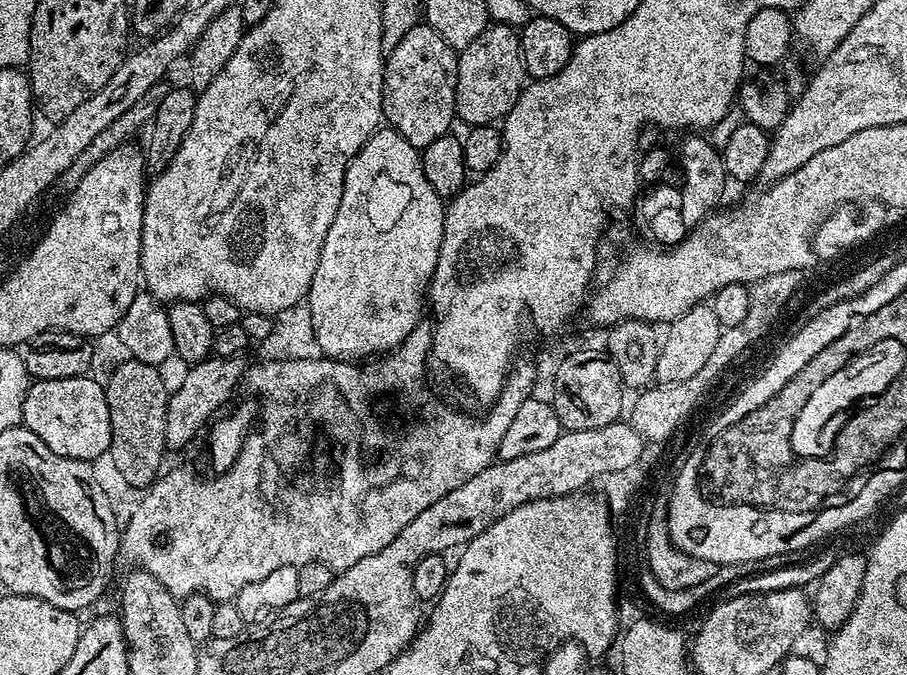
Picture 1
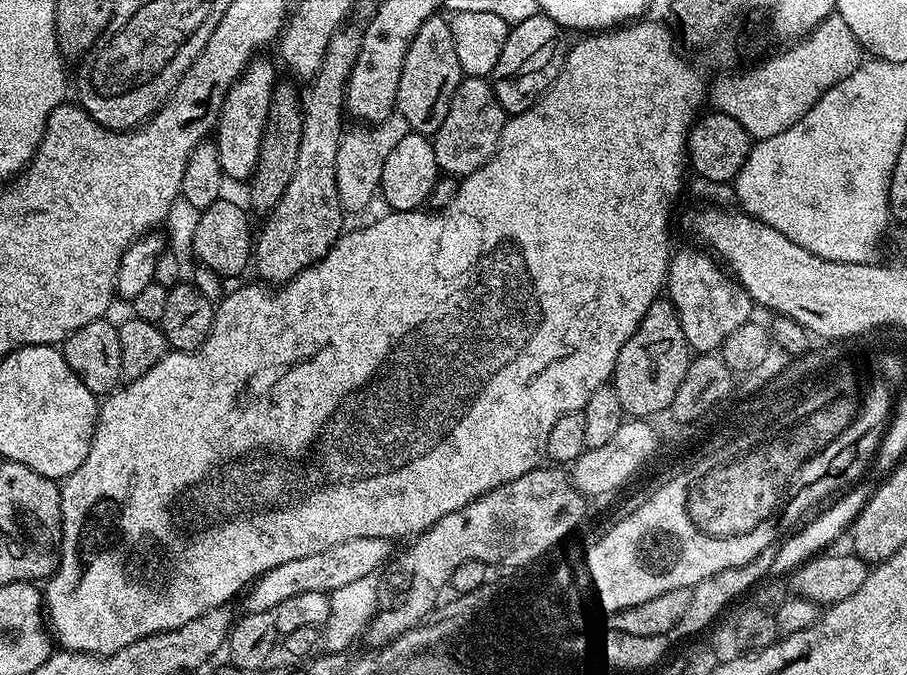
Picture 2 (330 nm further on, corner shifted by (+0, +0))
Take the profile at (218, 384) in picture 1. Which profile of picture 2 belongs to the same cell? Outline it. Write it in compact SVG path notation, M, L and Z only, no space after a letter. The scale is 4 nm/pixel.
M342 26L330 38L324 61L311 81L312 89L303 95L302 142L298 146L298 162L294 162L294 175L290 177L290 186L286 186L286 194L267 213L268 221L254 240L254 272L256 268L259 279L268 286L283 286L311 264L317 264L346 228L346 213L338 198L336 159L340 137L346 128L343 116L346 116L350 70L364 37L363 27L348 27Z

